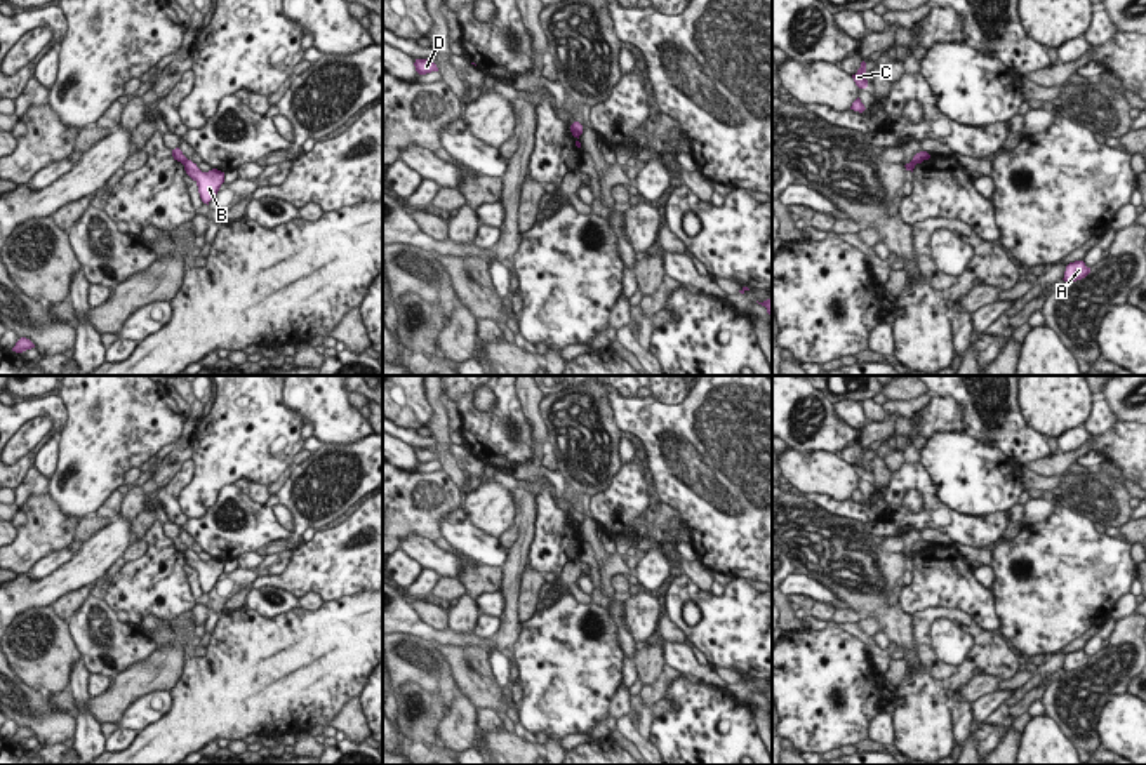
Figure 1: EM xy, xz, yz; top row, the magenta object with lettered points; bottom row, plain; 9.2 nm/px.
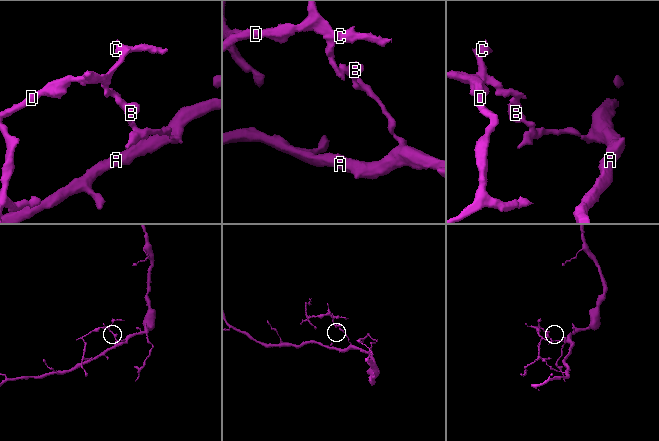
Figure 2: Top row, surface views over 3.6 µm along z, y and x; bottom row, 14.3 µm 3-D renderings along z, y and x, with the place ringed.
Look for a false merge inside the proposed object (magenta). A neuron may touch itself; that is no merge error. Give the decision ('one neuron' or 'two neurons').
two neurons

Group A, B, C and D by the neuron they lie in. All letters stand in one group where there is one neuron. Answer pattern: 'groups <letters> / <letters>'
groups A B / C D

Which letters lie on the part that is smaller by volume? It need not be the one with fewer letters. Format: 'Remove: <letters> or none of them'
Remove: C, D

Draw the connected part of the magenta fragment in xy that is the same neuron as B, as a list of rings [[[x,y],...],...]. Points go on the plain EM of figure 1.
[[[191,549],[183,551],[183,555],[186,563],[197,572],[202,591],[209,595],[224,572],[224,562],[217,558],[202,562]]]

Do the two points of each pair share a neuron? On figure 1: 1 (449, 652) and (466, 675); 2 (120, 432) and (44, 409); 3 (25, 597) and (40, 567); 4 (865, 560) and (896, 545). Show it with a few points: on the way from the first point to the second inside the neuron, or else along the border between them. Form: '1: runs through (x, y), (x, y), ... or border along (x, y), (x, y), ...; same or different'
1: runs through (454, 658), (466, 670); same
2: border along (58, 395), (66, 412), (66, 423), (59, 433); different
3: border along (70, 558), (42, 578), (30, 579), (26, 576); different
4: border along (880, 545), (901, 555); different

